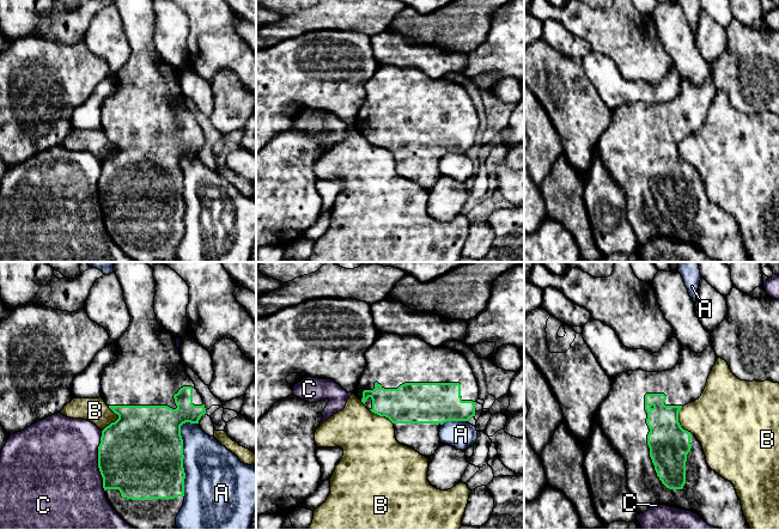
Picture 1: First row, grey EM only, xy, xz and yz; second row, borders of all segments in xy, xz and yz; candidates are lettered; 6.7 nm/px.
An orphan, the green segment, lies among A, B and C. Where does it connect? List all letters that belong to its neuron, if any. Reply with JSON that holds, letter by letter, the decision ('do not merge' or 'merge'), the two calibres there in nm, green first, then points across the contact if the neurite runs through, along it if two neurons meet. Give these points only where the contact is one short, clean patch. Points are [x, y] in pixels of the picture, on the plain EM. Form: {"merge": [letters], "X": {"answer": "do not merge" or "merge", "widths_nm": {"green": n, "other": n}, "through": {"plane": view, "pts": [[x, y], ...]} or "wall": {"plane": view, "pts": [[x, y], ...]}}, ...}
{"merge": [], "A": {"answer": "do not merge", "widths_nm": {"green": 500, "other": 400}}, "B": {"answer": "do not merge", "widths_nm": {"green": 280, "other": 360}, "wall": {"plane": "yz", "pts": [[681, 139], [679, 156], [692, 165]]}}, "C": {"answer": "do not merge", "widths_nm": {"green": 500, "other": 500}}}

